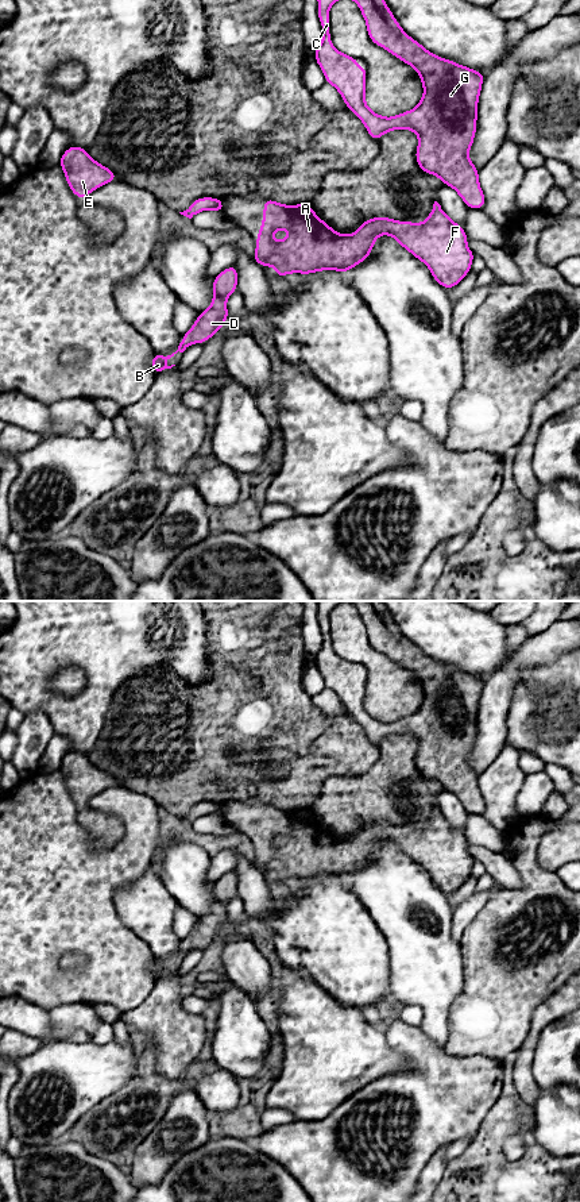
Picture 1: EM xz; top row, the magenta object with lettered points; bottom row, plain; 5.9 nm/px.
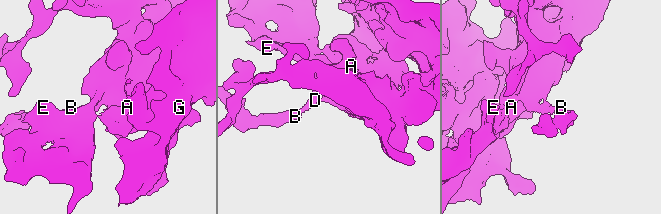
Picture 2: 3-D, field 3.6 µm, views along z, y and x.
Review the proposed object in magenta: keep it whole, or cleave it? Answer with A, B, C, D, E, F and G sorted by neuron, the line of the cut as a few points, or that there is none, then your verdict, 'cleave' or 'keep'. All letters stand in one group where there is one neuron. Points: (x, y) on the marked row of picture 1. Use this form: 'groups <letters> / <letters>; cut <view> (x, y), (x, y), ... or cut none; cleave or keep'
groups A B C D E F G; cut none; keep

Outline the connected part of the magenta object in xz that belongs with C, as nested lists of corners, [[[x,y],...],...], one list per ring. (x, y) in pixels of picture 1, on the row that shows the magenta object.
[[[318,0],[317,14],[322,27],[322,41],[313,53],[326,84],[333,85],[341,95],[345,105],[367,128],[370,136],[379,142],[380,136],[393,130],[411,130],[418,135],[415,159],[426,174],[437,176],[444,185],[453,188],[468,208],[483,209],[486,200],[479,185],[479,170],[469,161],[468,153],[476,134],[477,103],[484,73],[444,59],[428,51],[421,43],[411,39],[394,18],[384,0],[353,0],[367,23],[370,39],[384,47],[402,62],[413,66],[424,85],[424,96],[411,111],[393,117],[383,117],[372,112],[366,104],[367,68],[360,68],[356,58],[336,50],[330,41],[329,8],[337,0]]]

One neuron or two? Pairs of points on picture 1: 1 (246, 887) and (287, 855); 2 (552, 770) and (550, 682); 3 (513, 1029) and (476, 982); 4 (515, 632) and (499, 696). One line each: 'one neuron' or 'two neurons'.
1: two neurons
2: two neurons
3: one neuron
4: two neurons

